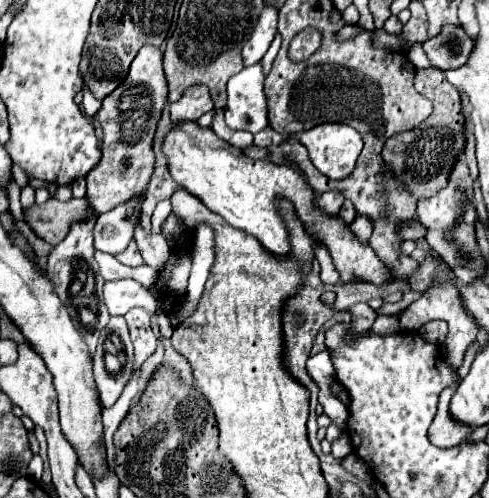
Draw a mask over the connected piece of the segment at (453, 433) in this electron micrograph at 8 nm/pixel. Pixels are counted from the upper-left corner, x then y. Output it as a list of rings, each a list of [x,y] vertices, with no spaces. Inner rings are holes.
[[[450,384],[442,394],[440,394],[440,402],[438,402],[438,412],[436,418],[432,422],[432,426],[428,428],[428,438],[434,446],[438,448],[452,448],[458,446],[460,442],[464,442],[464,438],[472,432],[472,428],[458,424],[450,418],[448,414],[448,404],[452,394],[456,392],[456,384]]]

